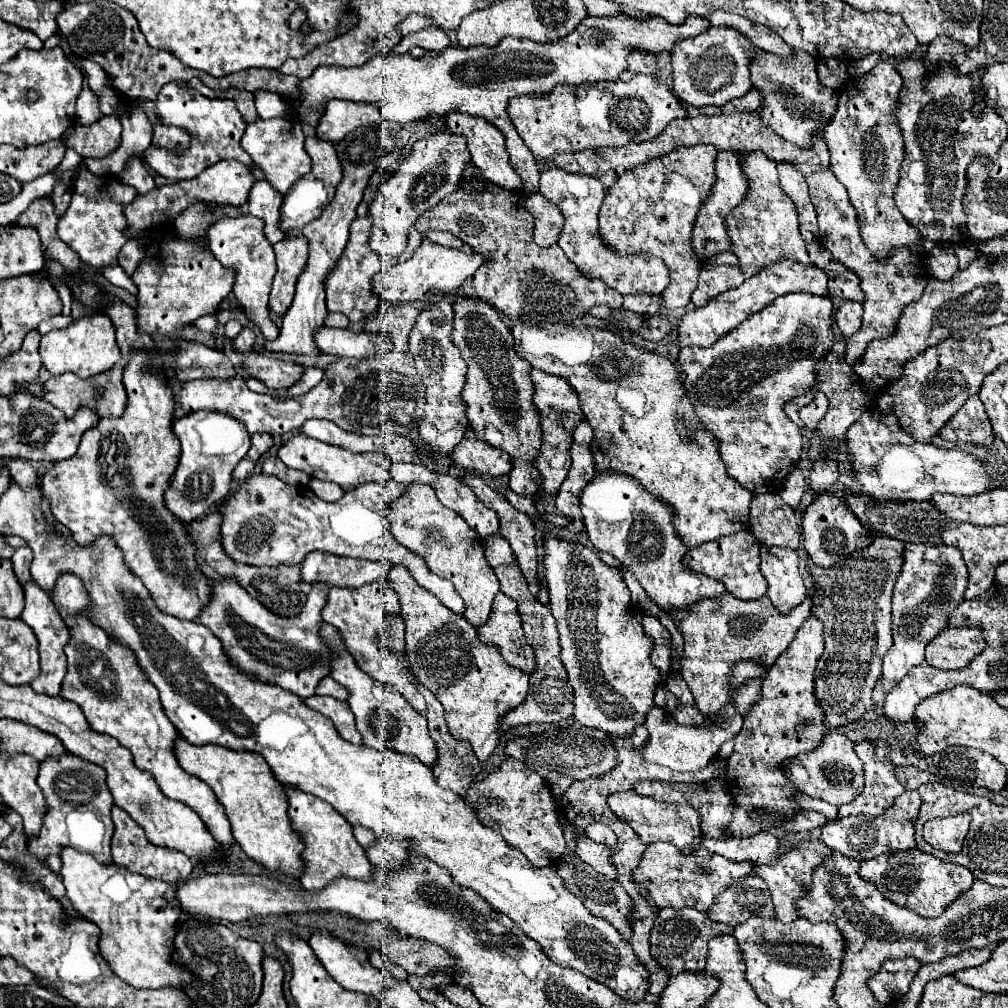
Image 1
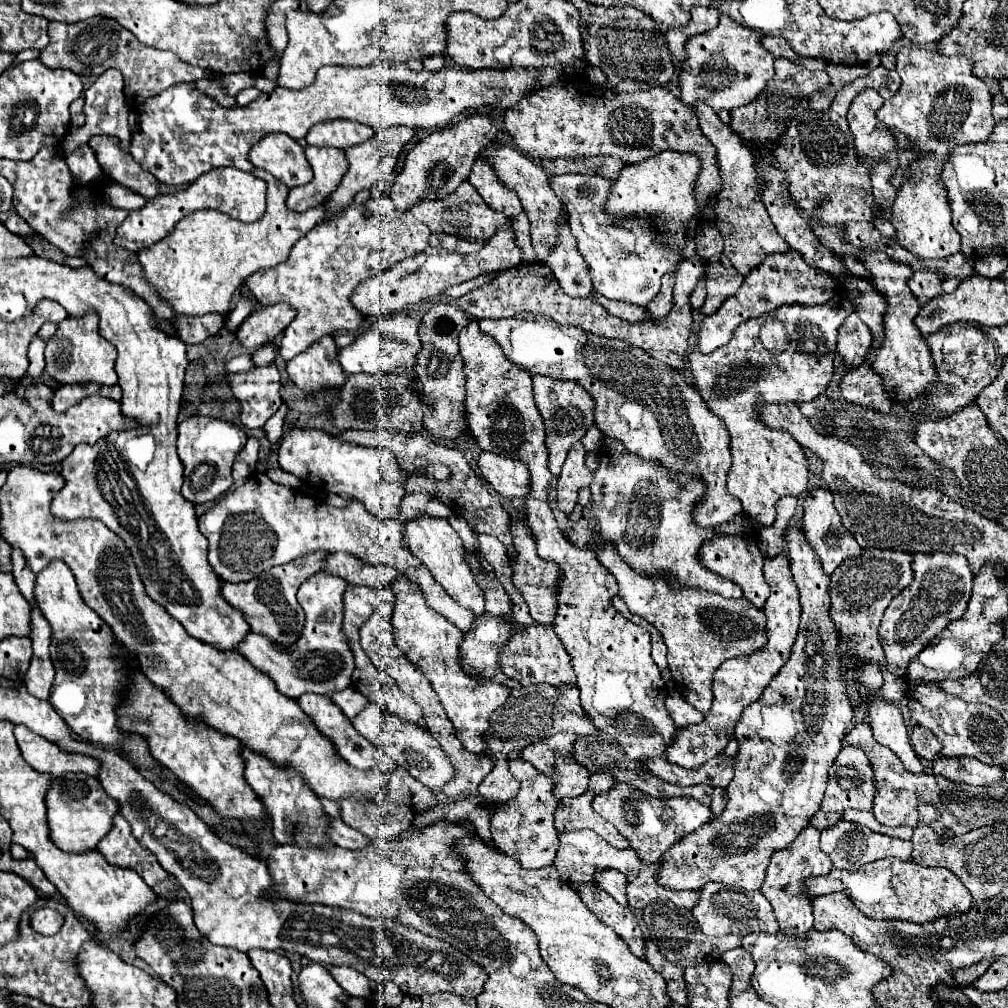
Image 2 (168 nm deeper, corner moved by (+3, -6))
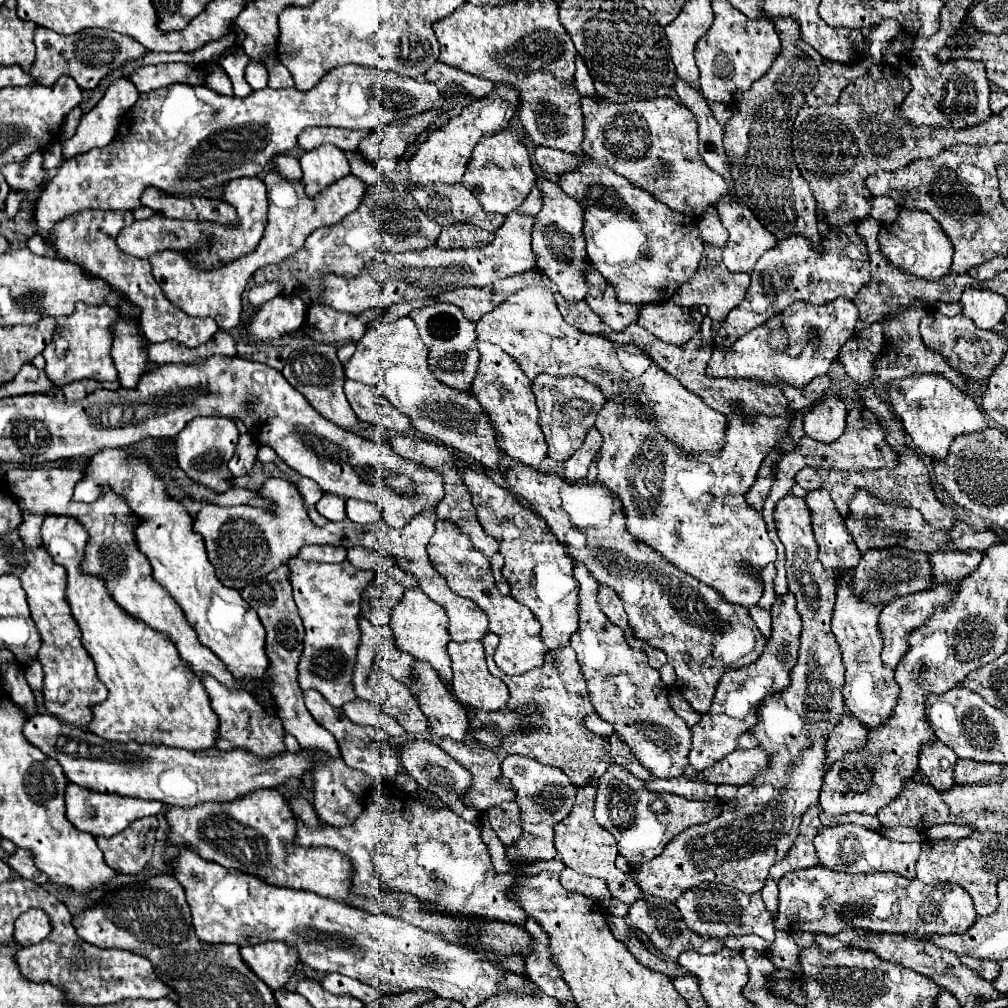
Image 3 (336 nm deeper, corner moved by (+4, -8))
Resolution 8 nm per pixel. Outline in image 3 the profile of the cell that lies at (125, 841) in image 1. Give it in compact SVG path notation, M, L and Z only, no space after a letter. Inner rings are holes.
M146 816L134 820L120 834L112 838L98 838L96 842L110 868L126 876L140 876L152 856L156 828L156 816Z

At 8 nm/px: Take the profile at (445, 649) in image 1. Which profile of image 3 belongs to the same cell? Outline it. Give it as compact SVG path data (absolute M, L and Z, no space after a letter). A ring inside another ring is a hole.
M410 588L404 590L402 600L398 606L392 610L390 618L390 628L394 636L396 648L402 648L402 652L412 654L416 660L428 662L440 676L440 680L446 684L448 692L452 692L452 668L450 668L450 656L448 656L448 642L452 640L448 636L448 616L444 608L440 608L436 602L432 602L420 588Z

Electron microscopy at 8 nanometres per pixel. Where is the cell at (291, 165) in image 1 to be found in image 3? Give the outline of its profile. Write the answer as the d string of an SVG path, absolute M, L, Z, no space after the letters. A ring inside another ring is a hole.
M276 154L272 160L272 168L276 172L280 172L280 176L284 176L284 180L302 180L302 168L300 162L294 156L288 154Z

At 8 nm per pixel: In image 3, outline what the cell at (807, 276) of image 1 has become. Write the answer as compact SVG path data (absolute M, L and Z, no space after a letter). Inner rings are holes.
M842 228L836 232L838 236L832 230L826 234L826 240L822 244L822 252L824 252L822 258L818 258L818 254L802 236L778 240L778 244L772 250L762 254L752 270L752 284L746 290L746 298L720 324L714 336L714 346L722 348L728 344L730 324L732 324L732 344L734 344L740 336L764 324L768 318L772 318L774 314L780 314L786 306L798 300L808 302L808 304L826 304L838 296L852 300L856 292L870 280L866 254L860 252L860 248L866 248L866 246L864 246L864 240L860 240L860 236L854 234L852 228L850 230ZM846 256L860 256L860 270L852 268L852 262Z

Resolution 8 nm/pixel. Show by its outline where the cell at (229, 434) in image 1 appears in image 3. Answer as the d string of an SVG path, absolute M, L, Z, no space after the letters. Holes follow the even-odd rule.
M196 418L186 424L186 428L174 438L176 444L176 458L178 466L188 474L190 480L196 480L198 484L204 484L212 488L212 492L226 492L232 486L232 472L228 470L228 460L234 456L234 448L238 444L238 428L230 418Z

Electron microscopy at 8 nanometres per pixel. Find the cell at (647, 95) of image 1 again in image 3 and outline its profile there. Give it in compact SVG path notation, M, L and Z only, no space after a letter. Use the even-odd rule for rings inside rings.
M594 96L582 98L580 104L584 114L584 156L648 190L672 210L684 216L700 216L728 192L728 184L704 164L698 152L698 126L692 112L676 100L660 96L646 102L614 104ZM664 164L670 166L670 174L664 172Z

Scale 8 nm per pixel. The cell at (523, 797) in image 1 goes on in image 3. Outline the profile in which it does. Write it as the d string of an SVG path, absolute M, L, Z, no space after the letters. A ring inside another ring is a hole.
M508 754L502 762L502 774L510 778L514 792L516 792L516 804L520 806L520 822L522 822L522 836L516 844L506 846L506 856L512 864L534 864L540 860L552 860L556 858L554 848L554 832L552 828L568 816L574 804L576 788L568 780L568 776L554 766L540 764L532 758Z

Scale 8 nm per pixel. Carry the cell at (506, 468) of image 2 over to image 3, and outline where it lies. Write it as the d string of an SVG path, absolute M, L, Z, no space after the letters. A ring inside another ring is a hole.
M520 462L512 464L504 472L504 480L514 496L524 498L530 504L530 508L546 520L546 524L552 530L552 534L556 536L556 540L560 540L560 544L572 558L584 562L588 566L590 574L600 584L614 588L614 592L624 602L624 610L628 614L630 628L634 630L634 634L638 638L644 638L648 644L666 652L668 662L674 666L674 672L678 676L676 684L678 684L682 696L690 702L690 706L696 712L700 712L700 714L708 712L708 708L712 706L716 684L726 670L748 666L762 654L766 638L762 636L762 632L758 630L754 620L750 618L748 608L726 602L714 588L698 582L696 578L684 574L682 570L676 570L676 566L666 562L656 550L652 550L646 544L636 542L634 536L628 534L626 524L622 520L622 516L624 516L622 504L616 496L610 494L610 490L606 490L598 482L594 482L590 486L586 480L568 484L564 478L560 478L556 474L548 476L548 474L544 474L532 466L520 464Z

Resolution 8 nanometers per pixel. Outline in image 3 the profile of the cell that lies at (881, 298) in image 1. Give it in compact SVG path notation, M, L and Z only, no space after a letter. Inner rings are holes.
M920 374L908 376L908 380L894 380L888 388L890 404L896 416L902 420L906 432L912 436L912 442L930 458L946 458L952 438L966 432L976 432L988 428L988 422L980 408L970 396L960 392L952 382L942 376Z

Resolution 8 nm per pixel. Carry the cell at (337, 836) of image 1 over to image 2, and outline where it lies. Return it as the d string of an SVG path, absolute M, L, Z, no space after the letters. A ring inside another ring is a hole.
M241 744L241 758L245 760L245 780L255 790L255 794L267 806L273 818L273 836L279 844L297 842L299 846L331 846L329 838L325 838L327 818L321 802L313 794L313 790L305 784L305 778L291 770L289 766L277 766L263 754L257 754Z

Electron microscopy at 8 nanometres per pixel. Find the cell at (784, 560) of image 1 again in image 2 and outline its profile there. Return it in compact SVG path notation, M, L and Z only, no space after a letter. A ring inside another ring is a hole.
M785 554L775 556L775 558L765 558L763 572L765 572L765 580L771 588L771 594L763 606L763 612L767 616L769 642L763 650L759 650L751 656L745 656L745 658L731 658L717 668L715 678L713 678L713 694L715 694L713 706L703 722L677 730L673 746L669 746L667 756L665 756L671 764L683 766L683 768L697 768L703 762L723 754L727 742L733 738L733 730L735 730L737 718L741 718L743 708L747 708L749 704L753 704L755 700L761 698L763 690L769 686L773 676L781 670L781 666L791 656L791 646L793 646L797 630L799 630L801 604L799 604L797 586L793 582L793 576L789 574L789 558Z

